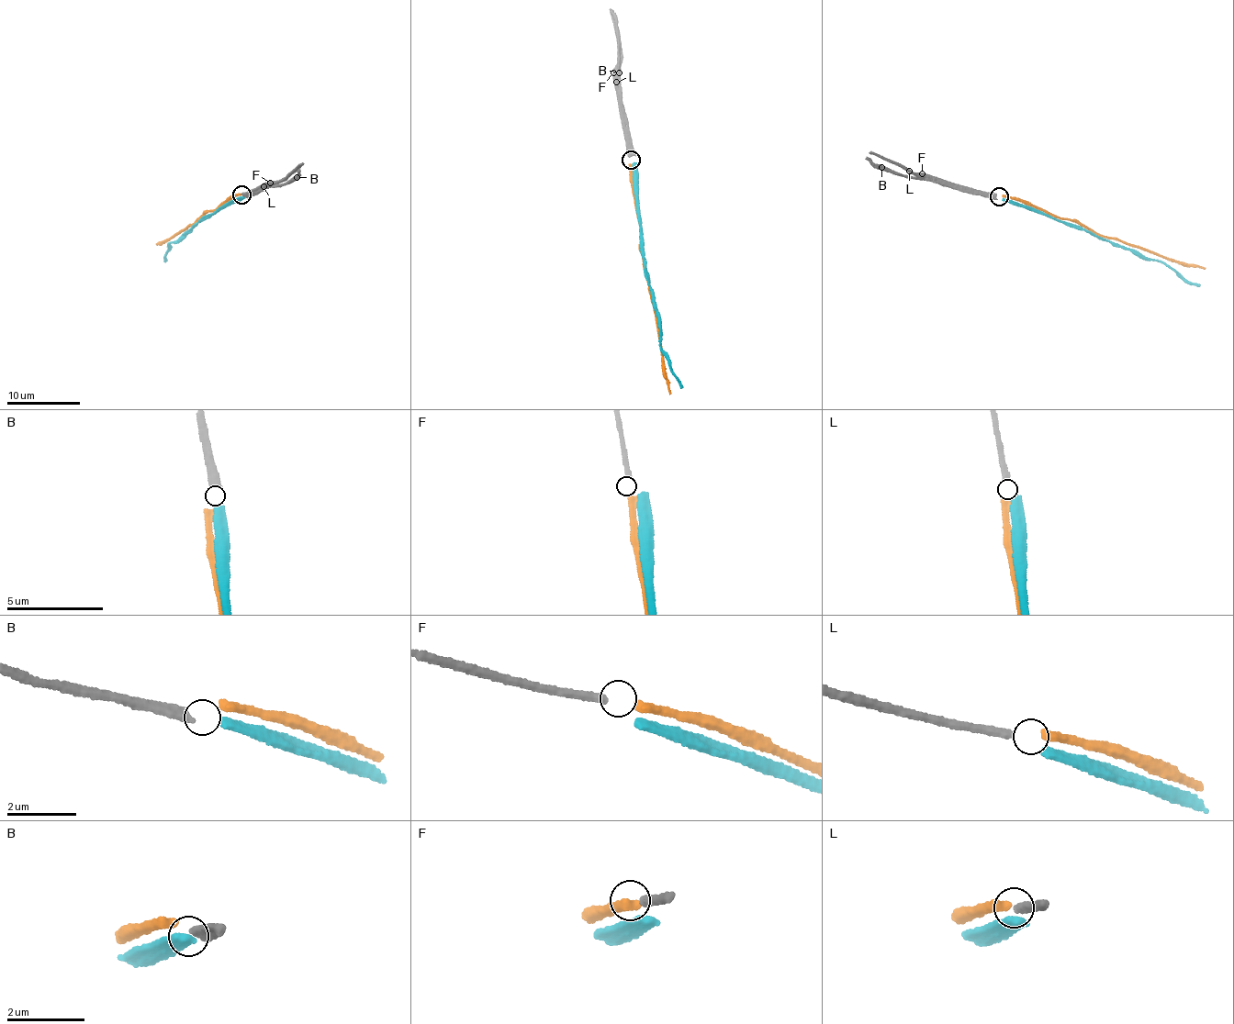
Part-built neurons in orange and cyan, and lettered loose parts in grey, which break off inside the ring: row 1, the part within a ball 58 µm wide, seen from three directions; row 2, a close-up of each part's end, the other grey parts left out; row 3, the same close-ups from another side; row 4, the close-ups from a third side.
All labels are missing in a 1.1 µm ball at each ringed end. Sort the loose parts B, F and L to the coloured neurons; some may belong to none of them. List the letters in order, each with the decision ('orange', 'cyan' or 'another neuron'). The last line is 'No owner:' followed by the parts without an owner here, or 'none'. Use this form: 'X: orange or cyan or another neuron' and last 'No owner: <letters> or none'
B: cyan
F: orange
L: another neuron
No owner: L

